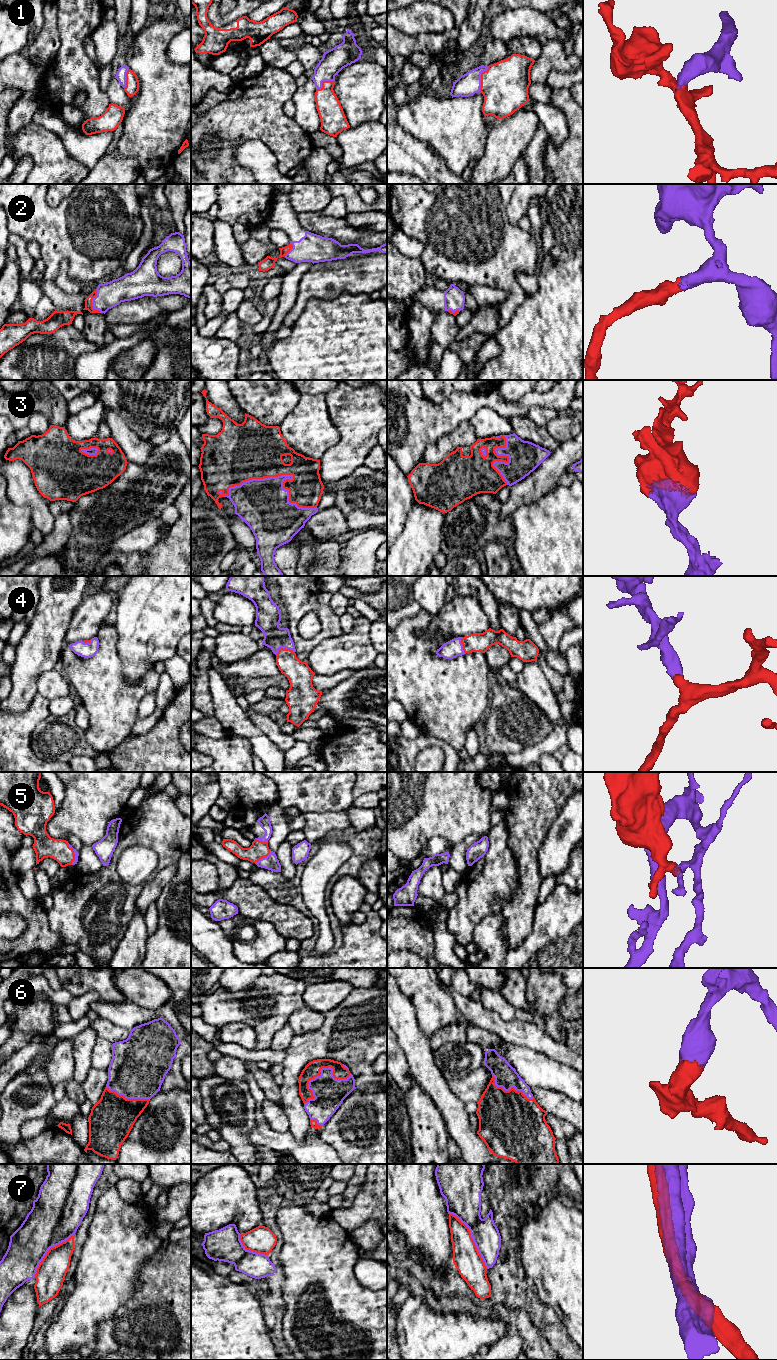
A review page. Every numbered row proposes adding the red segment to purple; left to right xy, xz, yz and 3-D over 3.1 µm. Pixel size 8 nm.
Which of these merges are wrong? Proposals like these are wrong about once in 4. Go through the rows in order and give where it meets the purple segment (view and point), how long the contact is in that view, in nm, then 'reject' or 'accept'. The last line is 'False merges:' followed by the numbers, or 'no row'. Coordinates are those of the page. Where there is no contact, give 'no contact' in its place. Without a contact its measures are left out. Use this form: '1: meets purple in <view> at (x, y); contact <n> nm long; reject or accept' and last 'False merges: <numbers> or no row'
1: meets purple in yz at (480, 78); contact 220 nm long; accept
2: meets purple in xy at (92, 302); contact 200 nm long; accept
3: meets purple in xz at (284, 475); contact 750 nm long; accept
4: meets purple in xz at (284, 648); contact 160 nm long; accept
5: meets purple in xy at (74, 853); contact 180 nm long; accept
6: meets purple in xz at (320, 1071); contact 440 nm long; accept
7: meets purple in yz at (472, 1238); contact 550 nm long; reject
False merges: 7

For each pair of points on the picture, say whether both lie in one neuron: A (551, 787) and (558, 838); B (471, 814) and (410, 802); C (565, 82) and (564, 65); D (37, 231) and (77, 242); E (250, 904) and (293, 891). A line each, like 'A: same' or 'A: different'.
A: different
B: same
C: different
D: same
E: different

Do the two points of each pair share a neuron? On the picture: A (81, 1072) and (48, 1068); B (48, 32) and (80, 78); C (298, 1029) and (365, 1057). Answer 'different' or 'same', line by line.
A: different
B: different
C: different

